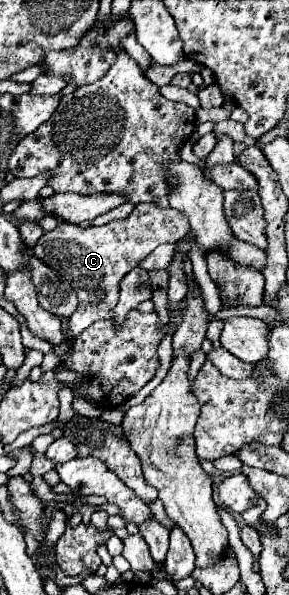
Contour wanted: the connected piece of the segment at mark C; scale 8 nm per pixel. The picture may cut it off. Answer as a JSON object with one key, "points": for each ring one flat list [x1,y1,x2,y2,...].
{"points":[[138,203,136,209,124,221,114,221,102,227,78,227,70,223,58,225,54,231,42,235,32,249,34,255,56,269,64,281,68,281,78,295,78,309,68,319,70,337,78,337,94,321,112,319,112,309,118,303,120,279,142,259,146,259,162,243,178,243,190,231,186,215,172,207,158,207,150,203]]}

